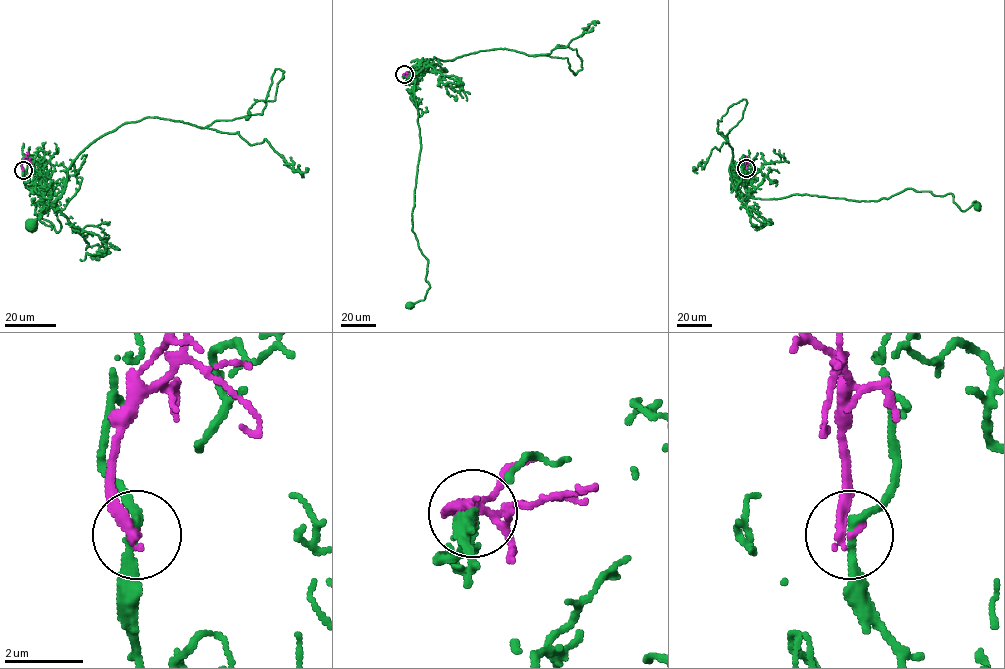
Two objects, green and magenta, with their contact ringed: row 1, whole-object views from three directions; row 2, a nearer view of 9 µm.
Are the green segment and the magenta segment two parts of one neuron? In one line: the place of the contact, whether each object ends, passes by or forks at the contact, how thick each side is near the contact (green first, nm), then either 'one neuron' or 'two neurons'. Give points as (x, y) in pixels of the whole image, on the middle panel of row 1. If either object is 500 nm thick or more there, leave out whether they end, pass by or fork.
at (404, 74); green passes by; magenta ends there; 200 nm thick on the green side, 280 nm on the other; two neurons

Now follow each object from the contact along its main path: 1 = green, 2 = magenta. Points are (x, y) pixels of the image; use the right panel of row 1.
1: (746, 168), (750, 197), (808, 194), (878, 201), (911, 188), (951, 193), (962, 210), (974, 201), (977, 206)
2: (746, 168), (746, 156)

